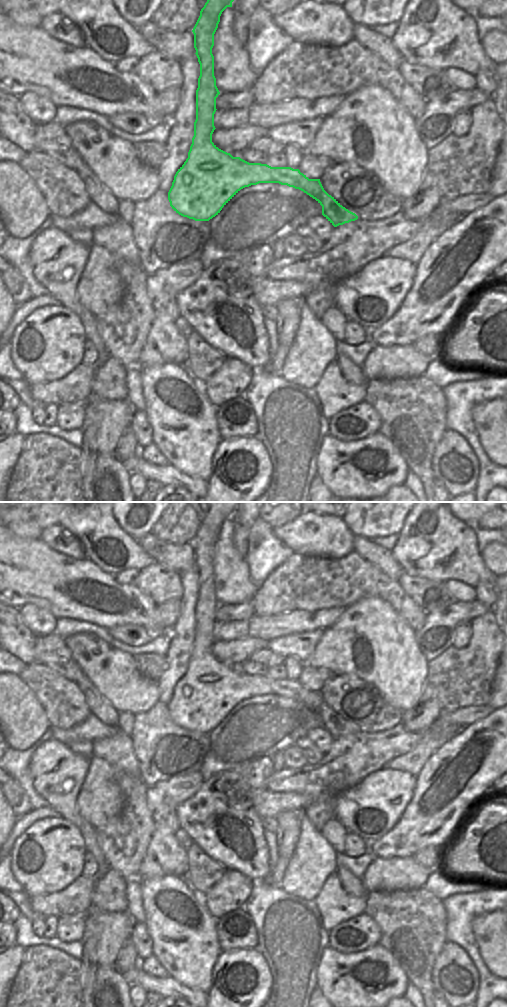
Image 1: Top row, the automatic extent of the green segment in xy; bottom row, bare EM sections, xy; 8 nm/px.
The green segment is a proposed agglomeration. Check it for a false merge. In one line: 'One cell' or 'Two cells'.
One cell.

